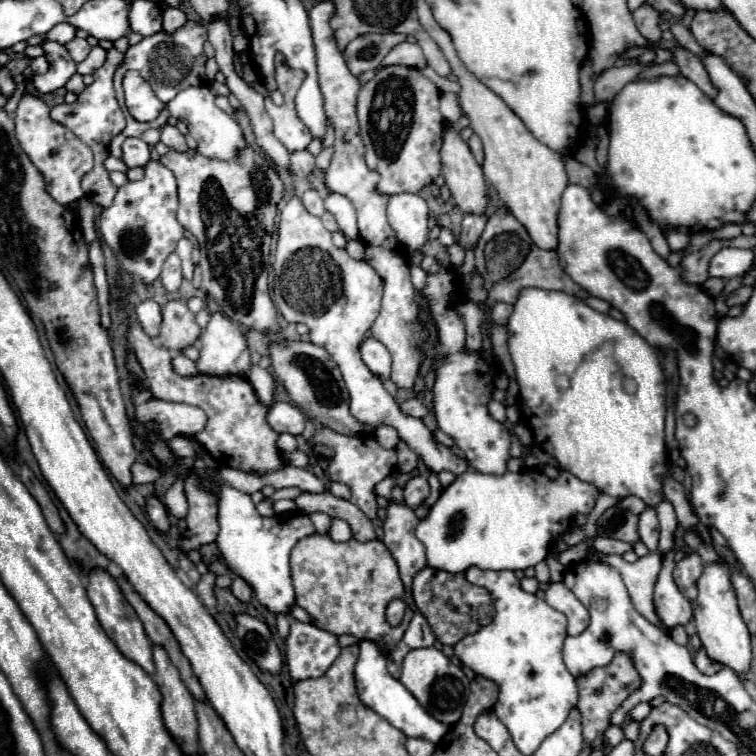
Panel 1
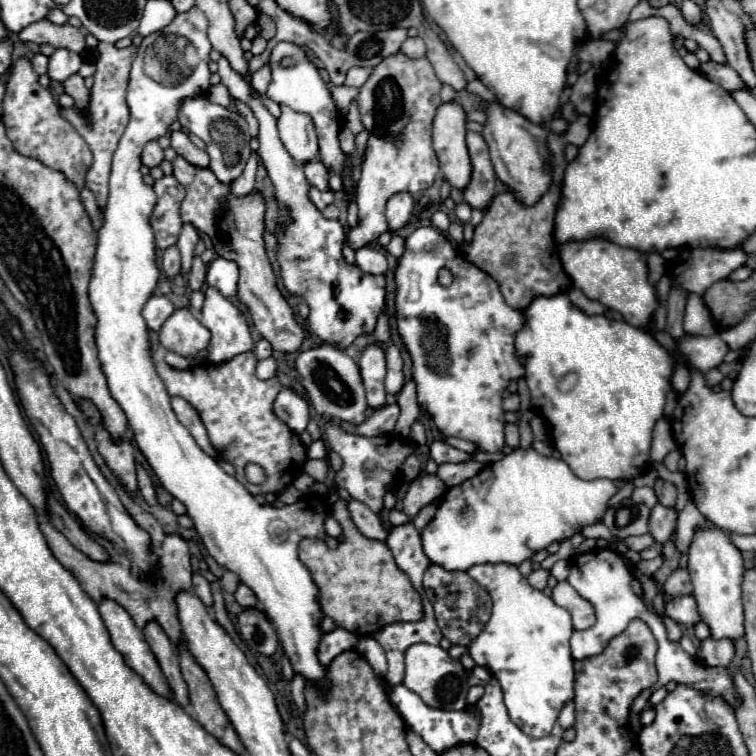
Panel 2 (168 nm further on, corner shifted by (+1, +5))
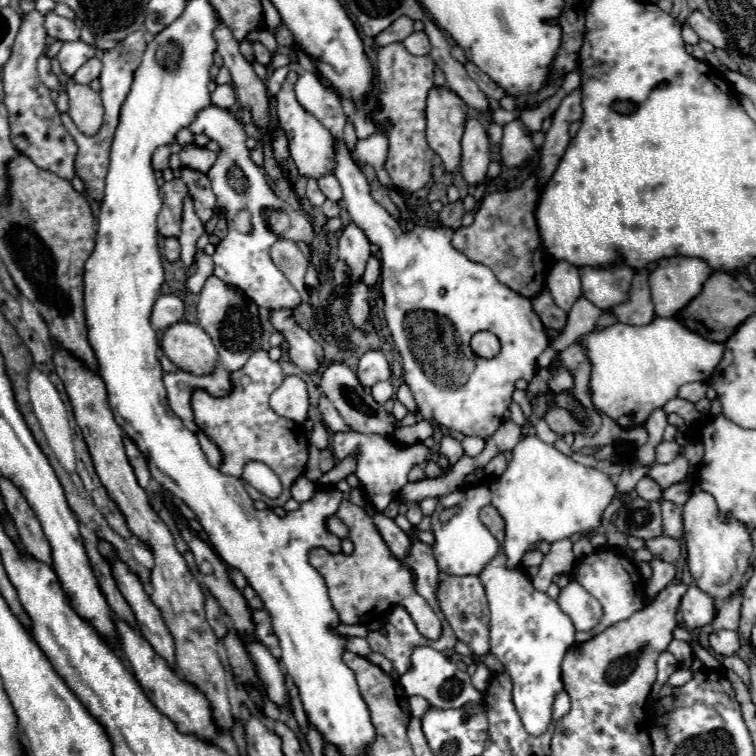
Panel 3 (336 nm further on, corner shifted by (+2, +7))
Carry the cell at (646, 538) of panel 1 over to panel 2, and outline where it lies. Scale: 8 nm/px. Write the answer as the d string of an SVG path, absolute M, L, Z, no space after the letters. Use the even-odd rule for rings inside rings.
M657 503L651 511L649 517L649 533L655 537L657 543L667 543L677 527L677 511L673 507L663 507L661 503Z

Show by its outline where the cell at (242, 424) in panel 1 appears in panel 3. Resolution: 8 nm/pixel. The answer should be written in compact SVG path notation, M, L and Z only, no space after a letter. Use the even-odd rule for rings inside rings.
M258 349L250 355L246 365L234 373L230 373L232 391L226 397L214 397L204 389L192 391L192 411L196 417L196 425L204 431L222 451L224 461L220 471L226 475L240 477L246 461L262 461L266 463L282 481L282 495L270 499L256 491L252 485L244 483L248 495L252 499L262 499L268 507L282 507L290 499L292 483L304 473L308 461L308 441L302 425L296 425L280 415L276 415L268 399L272 391L284 381L284 373L276 361L270 361L264 349Z

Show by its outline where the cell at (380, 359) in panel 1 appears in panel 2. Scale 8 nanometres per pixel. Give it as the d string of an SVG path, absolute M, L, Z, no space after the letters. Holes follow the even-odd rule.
M375 343L369 345L359 359L359 369L361 369L361 379L367 391L367 401L369 407L379 409L381 405L385 405L385 373L387 373L387 365L385 365L385 351L379 349Z

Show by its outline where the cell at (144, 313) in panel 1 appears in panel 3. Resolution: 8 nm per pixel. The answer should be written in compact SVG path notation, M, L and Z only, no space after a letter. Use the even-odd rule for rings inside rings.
M160 295L152 307L152 327L166 329L168 325L180 321L184 315L184 303L176 295Z

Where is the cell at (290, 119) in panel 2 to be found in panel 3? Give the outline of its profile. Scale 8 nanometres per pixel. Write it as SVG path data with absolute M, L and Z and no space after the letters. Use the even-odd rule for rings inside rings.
M291 71L280 91L275 97L276 115L280 121L280 127L288 139L288 149L290 149L290 157L298 167L298 173L304 177L322 177L324 173L332 173L334 165L332 165L332 135L320 125L320 121L316 121L316 117L312 117L306 109L298 103L294 85L297 81L297 74Z

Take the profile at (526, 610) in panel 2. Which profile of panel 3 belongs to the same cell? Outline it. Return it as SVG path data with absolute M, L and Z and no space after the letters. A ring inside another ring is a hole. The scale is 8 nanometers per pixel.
M498 553L480 573L480 581L486 589L488 603L490 603L490 655L494 655L502 665L504 673L512 681L512 699L516 705L516 711L524 723L524 729L530 735L542 735L550 721L554 711L554 699L560 691L564 691L562 683L562 659L568 651L568 647L574 645L574 625L572 619L562 613L558 603L550 599L546 593L536 591L530 577L522 575L522 569L508 569L506 567L506 555Z

